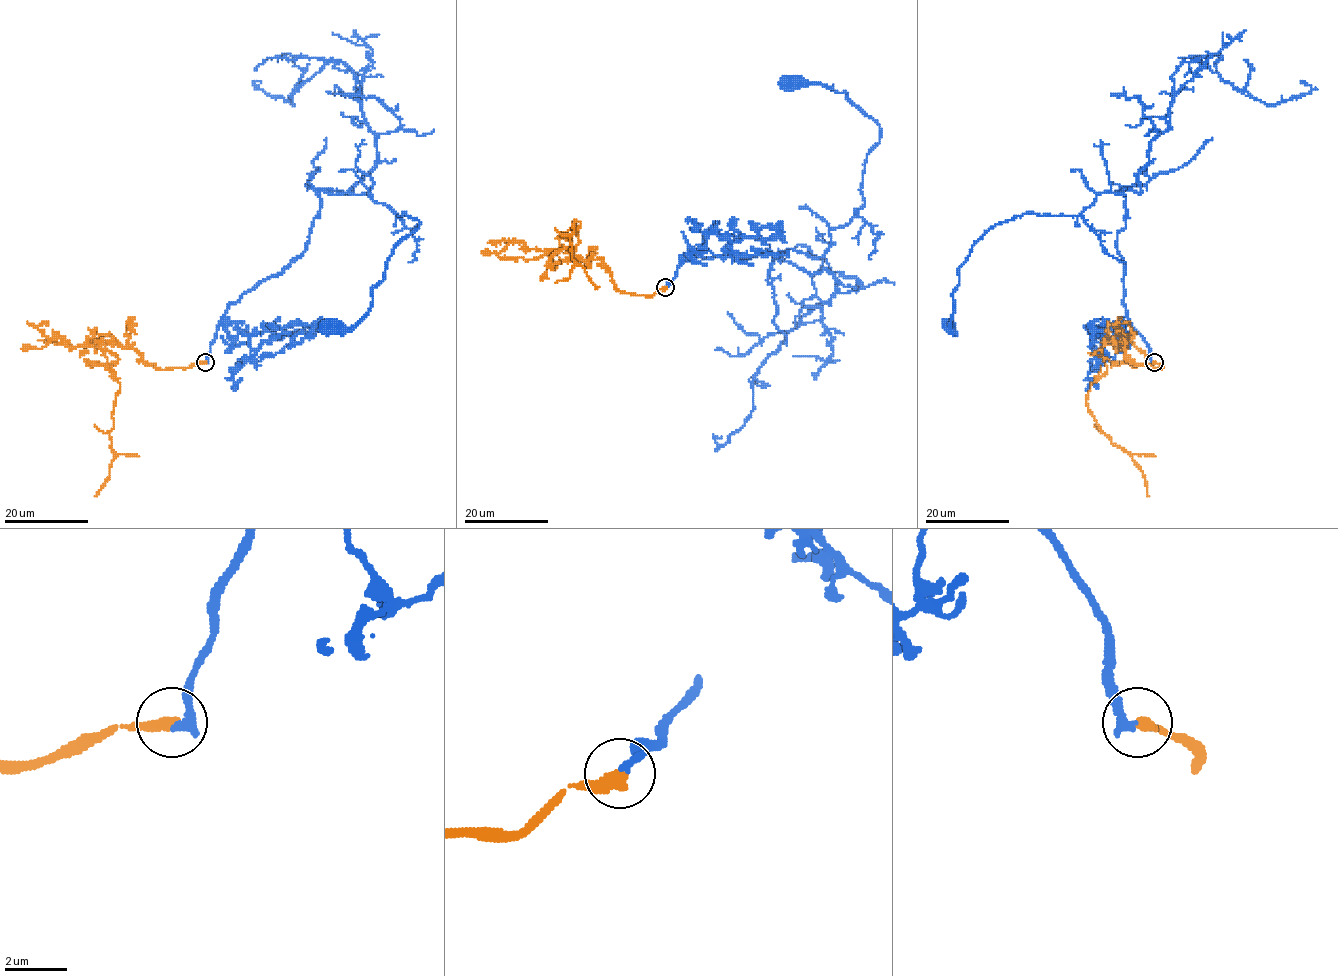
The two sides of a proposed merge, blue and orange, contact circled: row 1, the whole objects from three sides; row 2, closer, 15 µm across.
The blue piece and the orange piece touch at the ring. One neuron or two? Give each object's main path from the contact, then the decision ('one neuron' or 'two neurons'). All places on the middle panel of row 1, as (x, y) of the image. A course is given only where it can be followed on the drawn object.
blue via (666, 287), (690, 256), (821, 257), (829, 231), (863, 205), (880, 126), (845, 92), (793, 82) | orange via (665, 287), (621, 292), (601, 257), (580, 259), (560, 244), (575, 220), (574, 265), (555, 282) | two neurons

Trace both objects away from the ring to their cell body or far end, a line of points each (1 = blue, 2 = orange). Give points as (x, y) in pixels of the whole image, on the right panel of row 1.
1: (1153, 362), (1123, 304), (1119, 190), (1098, 194), (1076, 216), (1026, 213), (992, 226), (959, 269), (948, 328)
2: (1153, 362), (1162, 367), (1132, 364), (1125, 346), (1106, 344), (1107, 370), (1086, 399), (1142, 471), (1148, 495)

